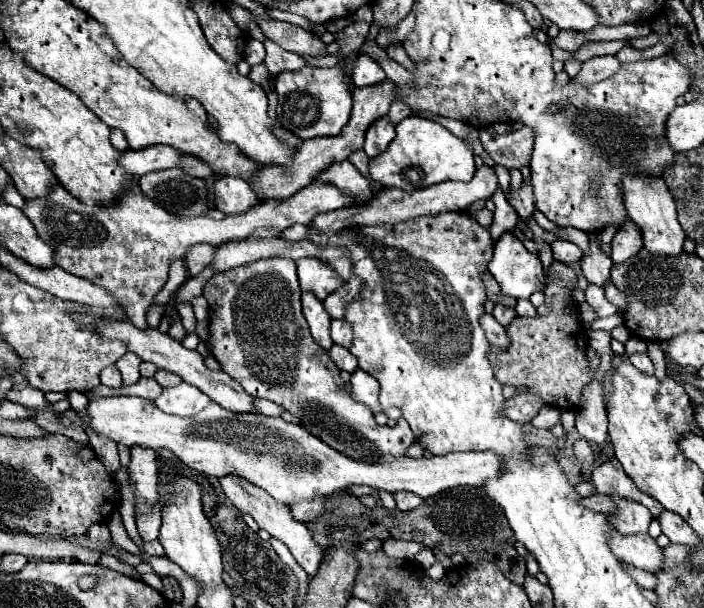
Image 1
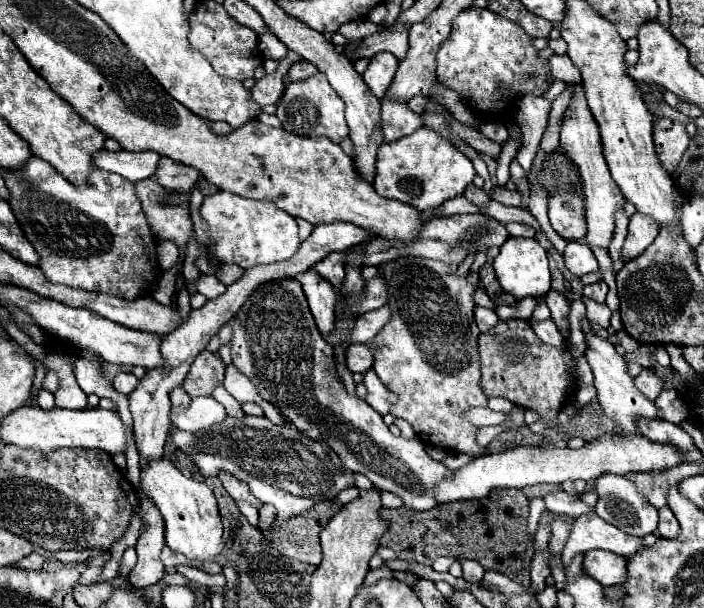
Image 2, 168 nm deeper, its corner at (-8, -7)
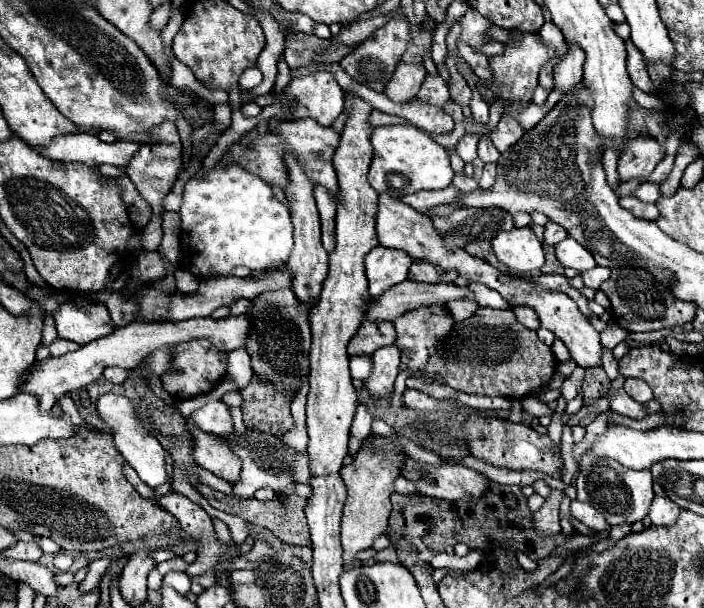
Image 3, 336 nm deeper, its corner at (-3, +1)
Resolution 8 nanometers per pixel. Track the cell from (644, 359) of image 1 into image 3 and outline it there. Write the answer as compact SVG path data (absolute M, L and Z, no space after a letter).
M627 378L623 388L625 388L625 392L629 392L629 394L631 394L631 398L639 400L641 404L643 404L643 402L649 402L649 400L653 398L653 392L651 392L651 388L649 388L649 386L647 386L643 380Z

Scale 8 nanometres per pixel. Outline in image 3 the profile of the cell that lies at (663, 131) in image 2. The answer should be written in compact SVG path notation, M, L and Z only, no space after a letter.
M637 138L631 140L631 144L623 146L623 152L619 154L617 174L619 182L635 180L635 178L647 178L655 166L663 160L663 148L657 140L651 138Z

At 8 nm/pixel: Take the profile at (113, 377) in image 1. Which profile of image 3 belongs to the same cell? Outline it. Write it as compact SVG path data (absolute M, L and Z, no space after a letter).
M113 366L113 368L107 368L107 370L103 372L103 378L109 380L109 382L115 382L115 384L123 384L125 378L127 378L127 370Z

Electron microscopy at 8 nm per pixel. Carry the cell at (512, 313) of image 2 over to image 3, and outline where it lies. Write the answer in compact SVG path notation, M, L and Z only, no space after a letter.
M541 274L541 276L535 278L535 282L543 284L547 290L555 290L555 292L567 294L569 298L575 300L575 304L579 306L579 310L581 310L585 316L591 316L591 312L589 312L589 308L587 308L587 298L585 298L579 290L575 290L575 288L569 284L567 276L559 276L559 274Z

